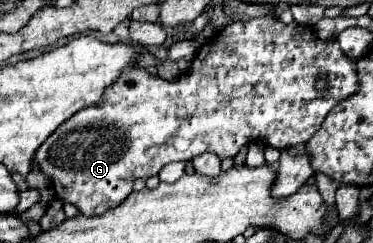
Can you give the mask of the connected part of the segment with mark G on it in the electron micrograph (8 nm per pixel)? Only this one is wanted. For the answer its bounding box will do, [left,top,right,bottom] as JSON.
[31,16,357,216]

